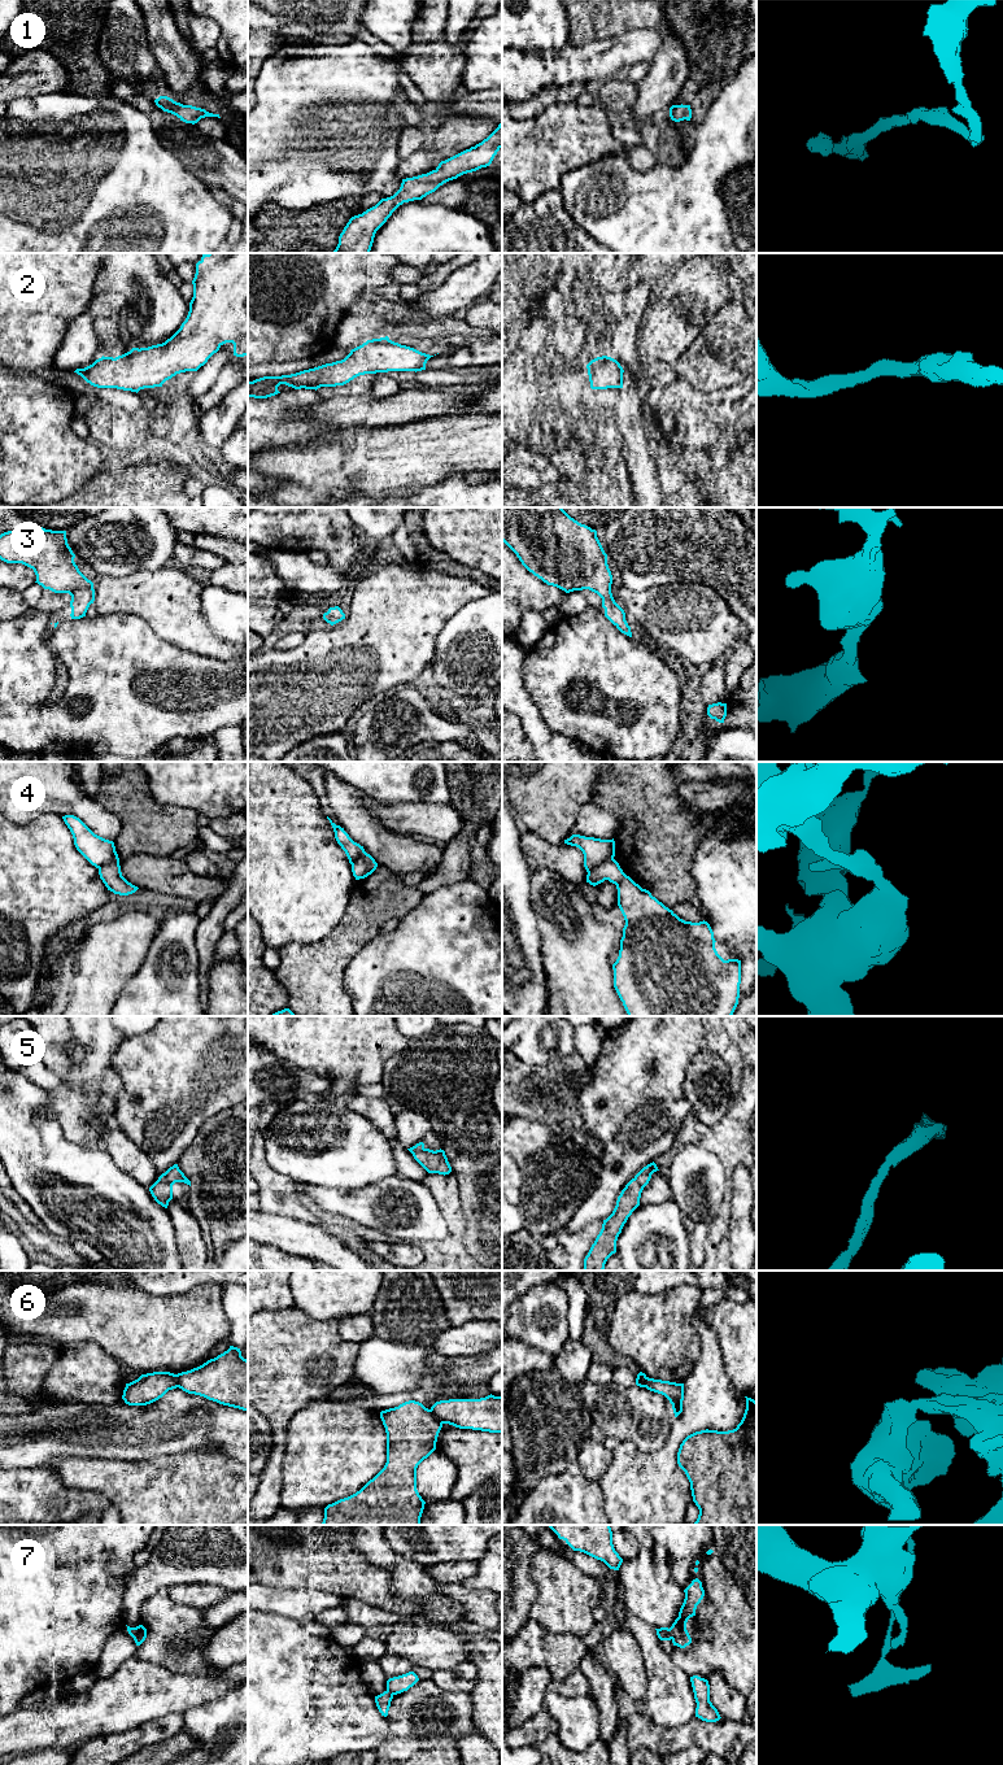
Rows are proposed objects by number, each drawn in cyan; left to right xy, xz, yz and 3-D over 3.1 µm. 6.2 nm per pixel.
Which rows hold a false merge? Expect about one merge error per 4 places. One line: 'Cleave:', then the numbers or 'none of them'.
Cleave: 4, 6, 7

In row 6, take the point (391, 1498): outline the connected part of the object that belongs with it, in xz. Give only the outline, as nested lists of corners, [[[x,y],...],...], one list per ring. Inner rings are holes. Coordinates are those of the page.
[[[415,1400],[381,1411],[380,1418],[387,1433],[384,1468],[356,1494],[328,1504],[322,1525],[420,1525],[426,1502],[417,1490],[417,1468],[436,1450],[442,1422]]]

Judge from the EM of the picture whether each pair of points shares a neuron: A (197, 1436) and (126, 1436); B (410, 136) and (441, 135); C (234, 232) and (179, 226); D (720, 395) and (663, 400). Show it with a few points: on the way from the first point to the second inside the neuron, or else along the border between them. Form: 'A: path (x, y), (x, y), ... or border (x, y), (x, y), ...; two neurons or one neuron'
A: path (179, 1436), (144, 1436); one neuron
B: border (428, 133), (430, 143); two neurons
C: border (234, 218), (223, 239); two neurons
D: path (706, 400), (677, 400); one neuron

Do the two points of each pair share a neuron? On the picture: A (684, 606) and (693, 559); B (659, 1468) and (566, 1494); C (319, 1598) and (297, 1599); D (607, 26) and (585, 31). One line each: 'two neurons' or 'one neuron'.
A: two neurons
B: two neurons
C: one neuron
D: one neuron

